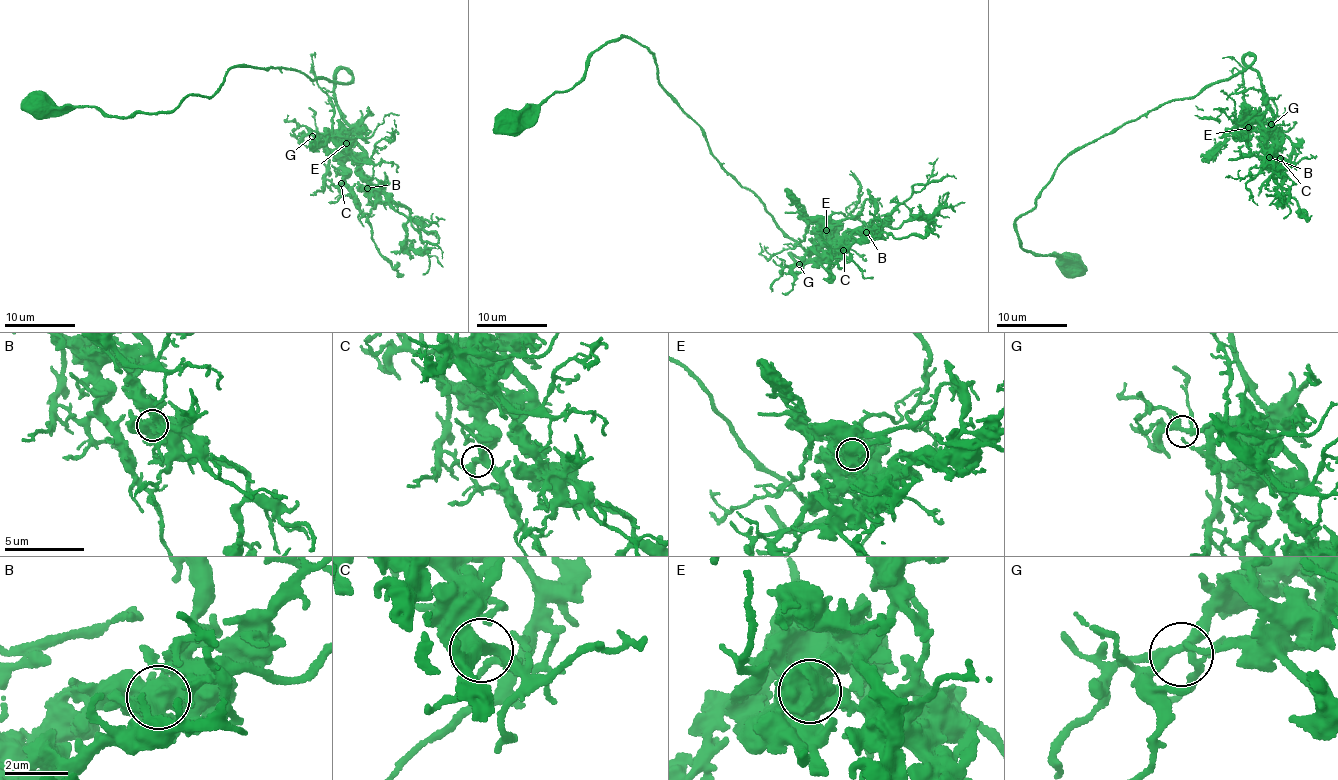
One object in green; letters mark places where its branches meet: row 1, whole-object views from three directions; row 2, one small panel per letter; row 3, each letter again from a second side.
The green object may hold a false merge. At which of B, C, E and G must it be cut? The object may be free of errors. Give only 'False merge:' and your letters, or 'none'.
False merge: none

